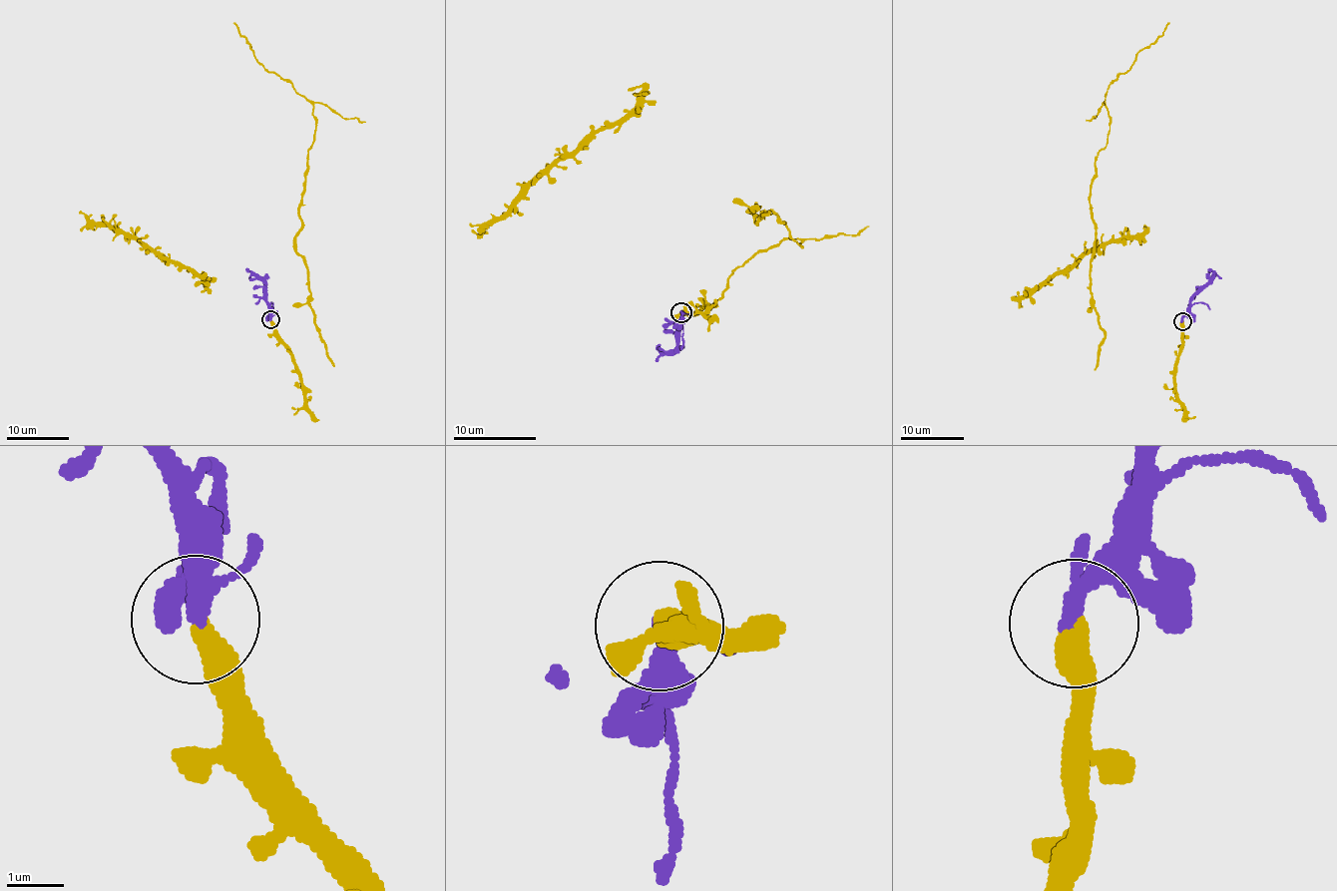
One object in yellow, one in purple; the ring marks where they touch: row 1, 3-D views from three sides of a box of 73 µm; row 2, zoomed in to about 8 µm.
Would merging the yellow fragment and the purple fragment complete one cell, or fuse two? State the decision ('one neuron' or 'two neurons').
one neuron

